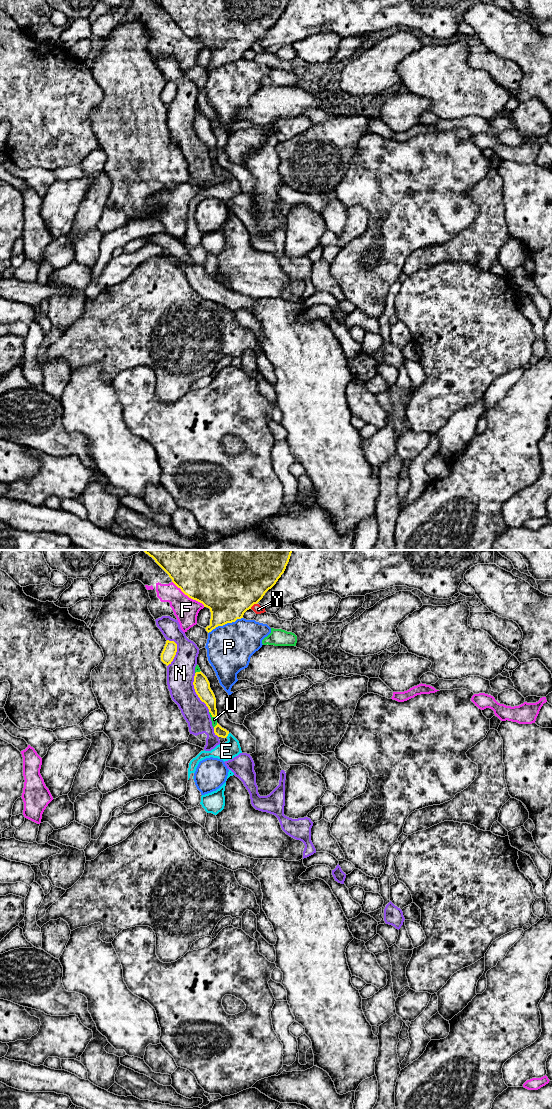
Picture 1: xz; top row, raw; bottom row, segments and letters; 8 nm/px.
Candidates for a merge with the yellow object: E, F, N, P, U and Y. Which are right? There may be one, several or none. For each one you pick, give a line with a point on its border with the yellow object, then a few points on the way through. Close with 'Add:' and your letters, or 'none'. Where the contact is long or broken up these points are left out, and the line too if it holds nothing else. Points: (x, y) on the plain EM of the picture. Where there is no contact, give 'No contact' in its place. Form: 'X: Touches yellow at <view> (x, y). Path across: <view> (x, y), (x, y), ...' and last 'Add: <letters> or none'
E: Touches yellow at xz (227, 175). Path across: xz (218, 170), (227, 175), (230, 187), (226, 191)
Add: E

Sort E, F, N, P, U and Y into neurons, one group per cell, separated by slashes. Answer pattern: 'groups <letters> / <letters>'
groups E / F / N / P / U / Y

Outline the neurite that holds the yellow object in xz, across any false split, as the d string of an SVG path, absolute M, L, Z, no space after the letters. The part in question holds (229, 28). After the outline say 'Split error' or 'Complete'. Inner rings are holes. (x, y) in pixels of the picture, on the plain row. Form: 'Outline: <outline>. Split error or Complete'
Outline: M155 0L155 2L185 35L210 49L210 65L205 68L209 73L218 66L243 58L244 53L257 44L276 24L289 0Z. Complete

